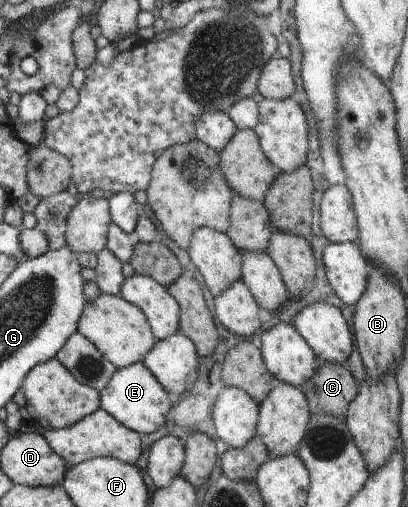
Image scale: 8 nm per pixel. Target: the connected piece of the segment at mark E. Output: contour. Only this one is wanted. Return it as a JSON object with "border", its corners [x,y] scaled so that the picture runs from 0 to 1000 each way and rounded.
{"border":[[[353,714],[284,728],[272,751],[252,763],[252,771],[245,771],[248,807],[311,846],[350,858],[380,854],[390,842],[400,842],[424,793],[426,787],[400,767],[365,726],[355,724]]]}

